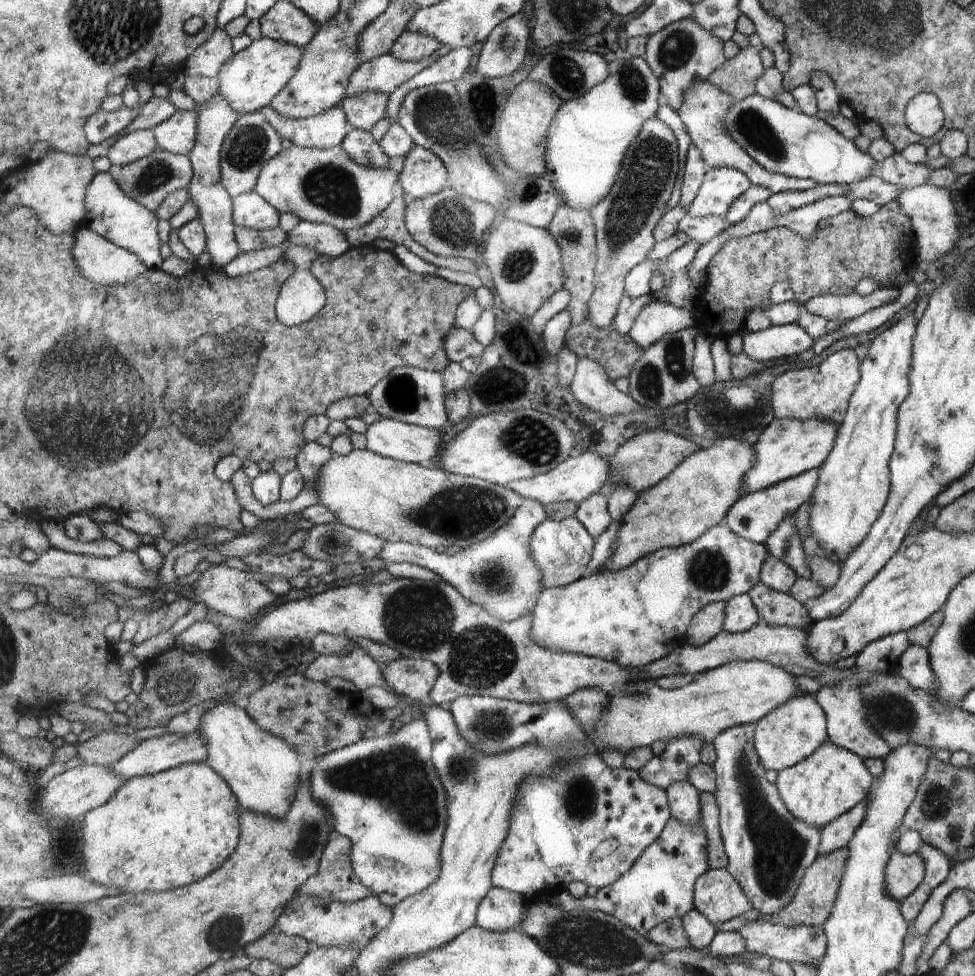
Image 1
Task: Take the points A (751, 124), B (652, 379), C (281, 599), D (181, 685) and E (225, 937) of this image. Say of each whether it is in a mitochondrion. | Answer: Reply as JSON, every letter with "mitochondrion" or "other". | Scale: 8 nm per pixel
{"A":"mitochondrion","B":"mitochondrion","C":"other","D":"mitochondrion","E":"mitochondrion"}

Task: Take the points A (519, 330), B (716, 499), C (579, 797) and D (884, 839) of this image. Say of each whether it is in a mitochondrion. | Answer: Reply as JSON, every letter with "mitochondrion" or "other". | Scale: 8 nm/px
{"A":"mitochondrion","B":"other","C":"mitochondrion","D":"other"}

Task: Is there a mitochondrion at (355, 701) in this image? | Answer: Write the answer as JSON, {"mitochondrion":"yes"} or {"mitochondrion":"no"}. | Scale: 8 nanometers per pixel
{"mitochondrion":"no"}

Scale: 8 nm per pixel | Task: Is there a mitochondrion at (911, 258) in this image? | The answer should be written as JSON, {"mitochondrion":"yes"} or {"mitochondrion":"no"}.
{"mitochondrion":"no"}

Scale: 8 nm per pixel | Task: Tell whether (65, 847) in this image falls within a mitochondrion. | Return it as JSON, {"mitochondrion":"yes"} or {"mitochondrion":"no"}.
{"mitochondrion":"no"}

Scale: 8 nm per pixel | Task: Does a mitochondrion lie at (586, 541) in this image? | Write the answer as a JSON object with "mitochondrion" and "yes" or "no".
{"mitochondrion":"no"}

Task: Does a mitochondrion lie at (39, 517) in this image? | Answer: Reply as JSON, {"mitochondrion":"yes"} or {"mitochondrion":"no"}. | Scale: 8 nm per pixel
{"mitochondrion":"no"}

